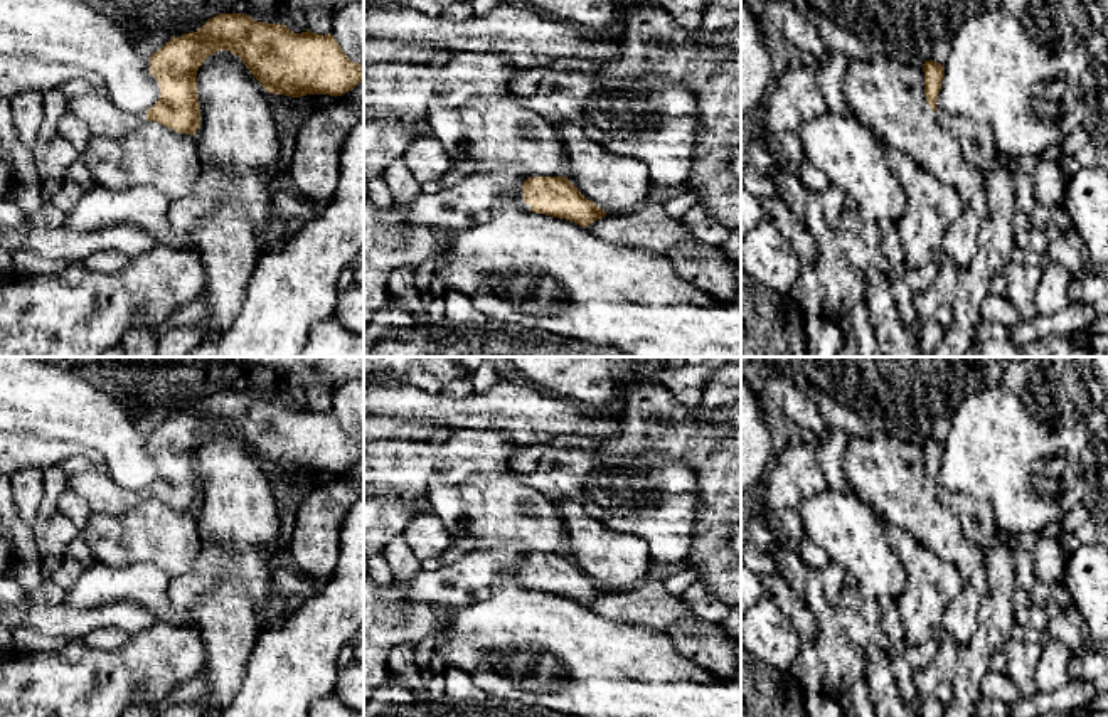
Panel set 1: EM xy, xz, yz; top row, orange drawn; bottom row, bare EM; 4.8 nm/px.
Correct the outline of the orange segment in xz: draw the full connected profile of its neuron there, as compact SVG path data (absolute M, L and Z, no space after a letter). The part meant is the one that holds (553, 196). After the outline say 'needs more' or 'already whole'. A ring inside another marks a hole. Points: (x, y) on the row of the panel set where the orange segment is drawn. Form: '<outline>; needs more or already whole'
M530 177L517 190L517 207L588 227L591 222L603 219L606 212L594 202L588 200L567 177Z; needs more

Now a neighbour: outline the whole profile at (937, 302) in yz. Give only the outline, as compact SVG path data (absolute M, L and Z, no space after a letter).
M945 249L936 251L935 259L938 263L938 274L928 288L914 295L914 308L918 315L933 318L948 328L953 320L962 269Z

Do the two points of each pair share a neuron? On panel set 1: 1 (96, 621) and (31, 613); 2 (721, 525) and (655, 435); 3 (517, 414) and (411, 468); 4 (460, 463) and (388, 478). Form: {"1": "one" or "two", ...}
{"1": "one", "2": "one", "3": "two", "4": "one"}

